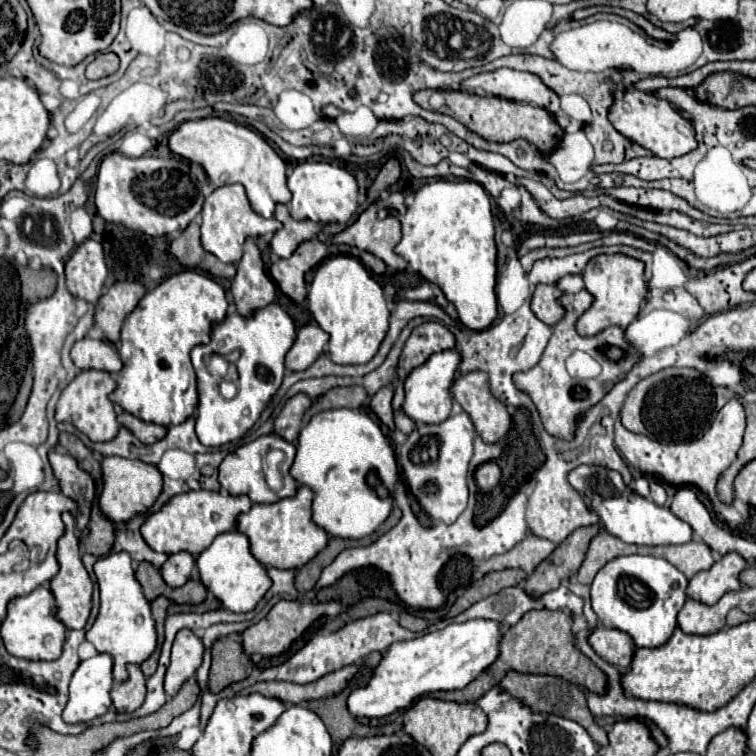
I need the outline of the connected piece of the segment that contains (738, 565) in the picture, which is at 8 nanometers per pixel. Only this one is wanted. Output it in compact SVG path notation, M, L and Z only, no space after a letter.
M728 552L720 556L712 568L698 572L690 578L686 594L704 604L716 604L720 596L730 590L740 590L740 572L746 568L746 560L736 554Z

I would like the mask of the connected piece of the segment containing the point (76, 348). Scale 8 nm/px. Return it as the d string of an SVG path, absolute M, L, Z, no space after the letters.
M82 338L72 346L72 360L80 370L106 370L106 372L120 372L122 360L118 352L102 340L92 340L92 338Z

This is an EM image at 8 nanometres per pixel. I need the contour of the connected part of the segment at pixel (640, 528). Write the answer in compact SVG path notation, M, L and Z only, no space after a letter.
M582 464L568 474L568 480L574 490L578 490L580 494L586 492L588 508L600 516L604 528L626 544L662 546L662 544L686 544L692 540L692 528L684 520L676 518L670 512L670 508L658 506L652 500L636 494L630 486L624 484L622 476L616 470Z

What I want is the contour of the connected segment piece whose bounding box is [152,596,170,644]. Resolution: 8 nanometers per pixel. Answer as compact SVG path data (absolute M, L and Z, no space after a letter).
M158 596L152 602L152 618L156 622L156 634L158 634L158 644L164 640L164 620L166 620L166 608L170 600L166 596Z

